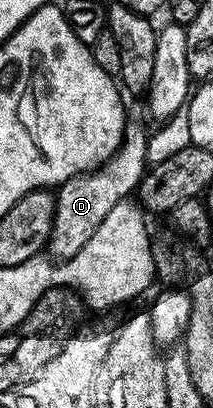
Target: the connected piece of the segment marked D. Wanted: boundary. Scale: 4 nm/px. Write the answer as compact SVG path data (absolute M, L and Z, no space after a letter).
M130 104L126 110L124 139L112 159L90 173L77 174L58 188L53 230L47 246L48 252L53 252L58 257L58 262L66 263L77 255L98 230L103 219L110 214L111 209L118 202L126 200L140 185L149 165L149 131L145 129L145 117L147 118L147 111L144 106Z

